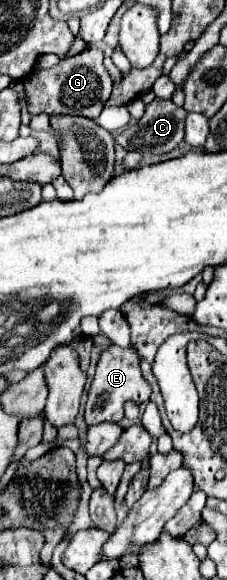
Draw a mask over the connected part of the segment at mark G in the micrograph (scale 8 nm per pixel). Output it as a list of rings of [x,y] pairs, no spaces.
[[[86,46],[80,54],[66,58],[48,70],[34,70],[24,80],[28,112],[32,116],[48,114],[48,116],[96,118],[102,112],[104,102],[110,98],[112,92],[112,78],[104,68],[102,58],[104,58],[102,50]]]

